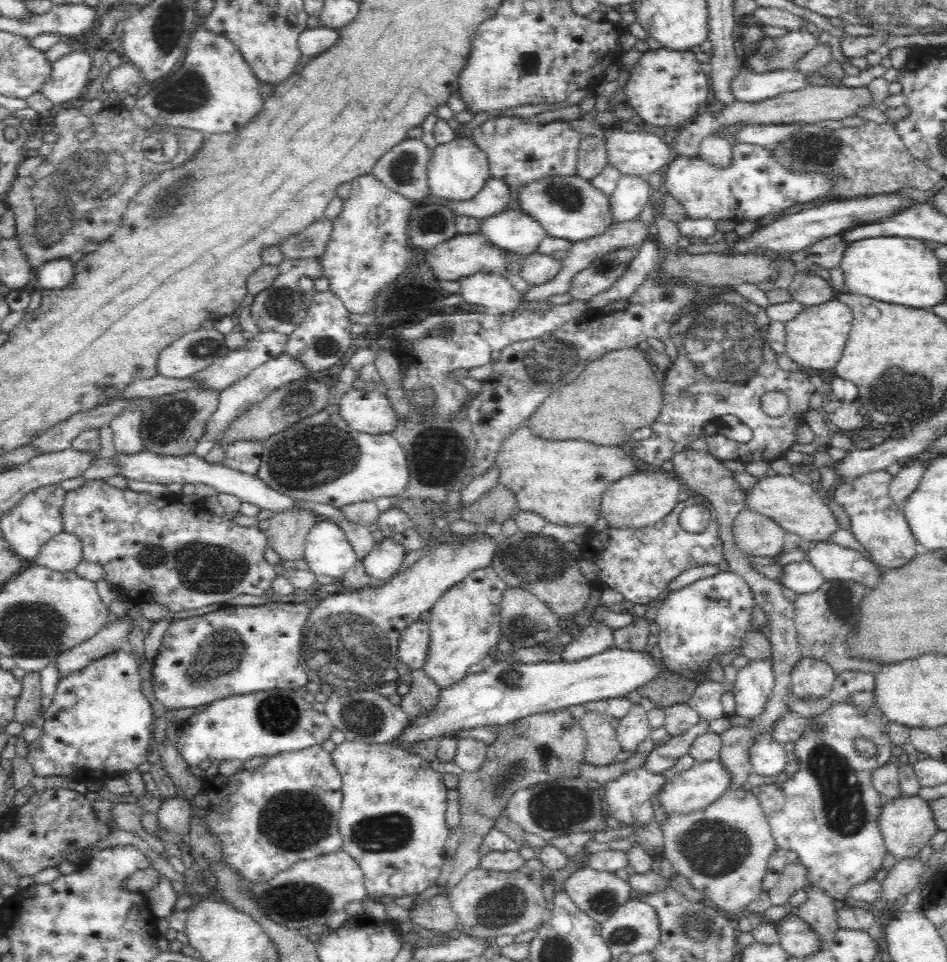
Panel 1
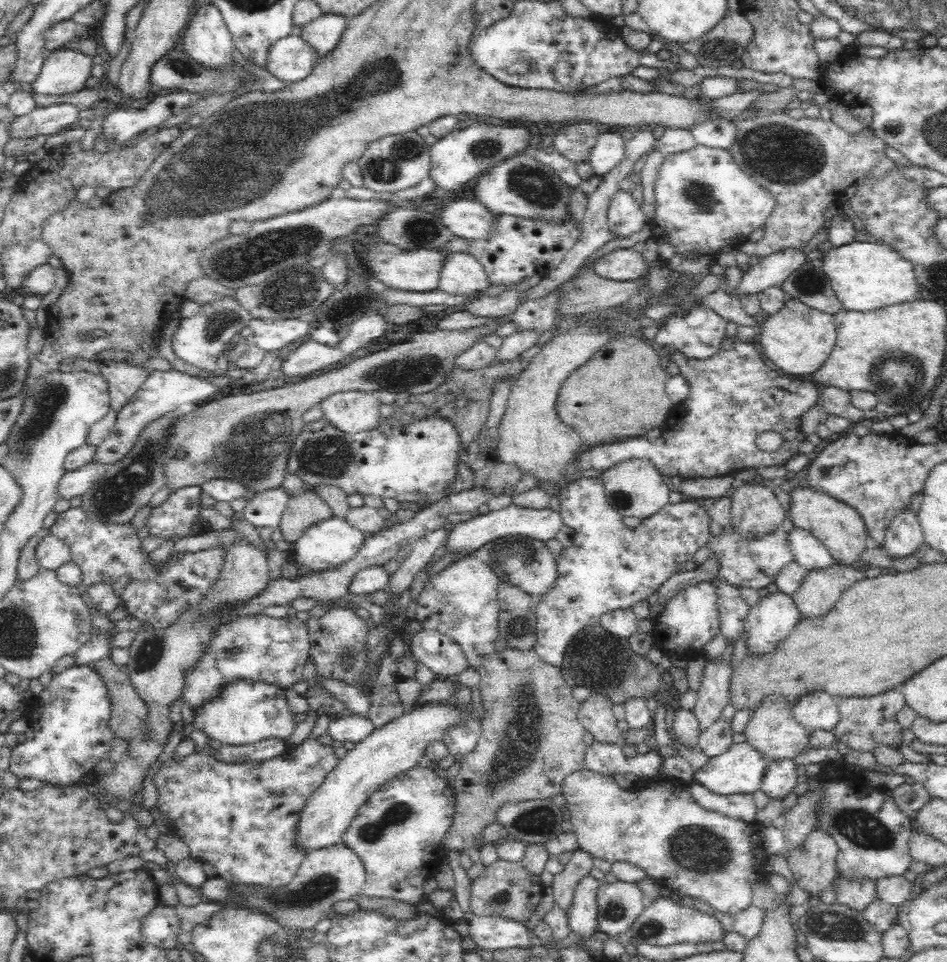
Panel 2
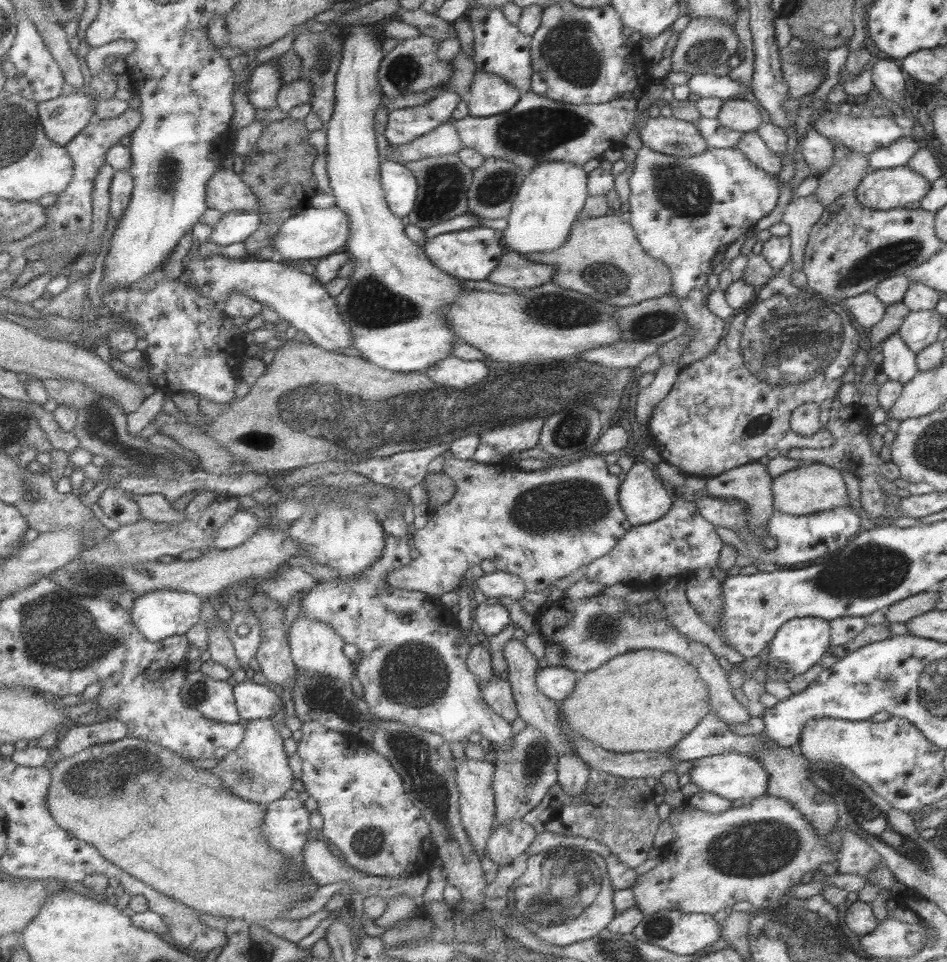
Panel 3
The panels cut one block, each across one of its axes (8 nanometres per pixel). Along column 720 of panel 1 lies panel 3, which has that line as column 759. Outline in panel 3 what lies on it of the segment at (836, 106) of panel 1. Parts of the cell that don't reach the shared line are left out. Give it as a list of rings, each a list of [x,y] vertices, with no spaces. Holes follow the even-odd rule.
[[[749,97],[722,101],[716,119],[728,129],[751,132],[761,123],[757,103]]]

